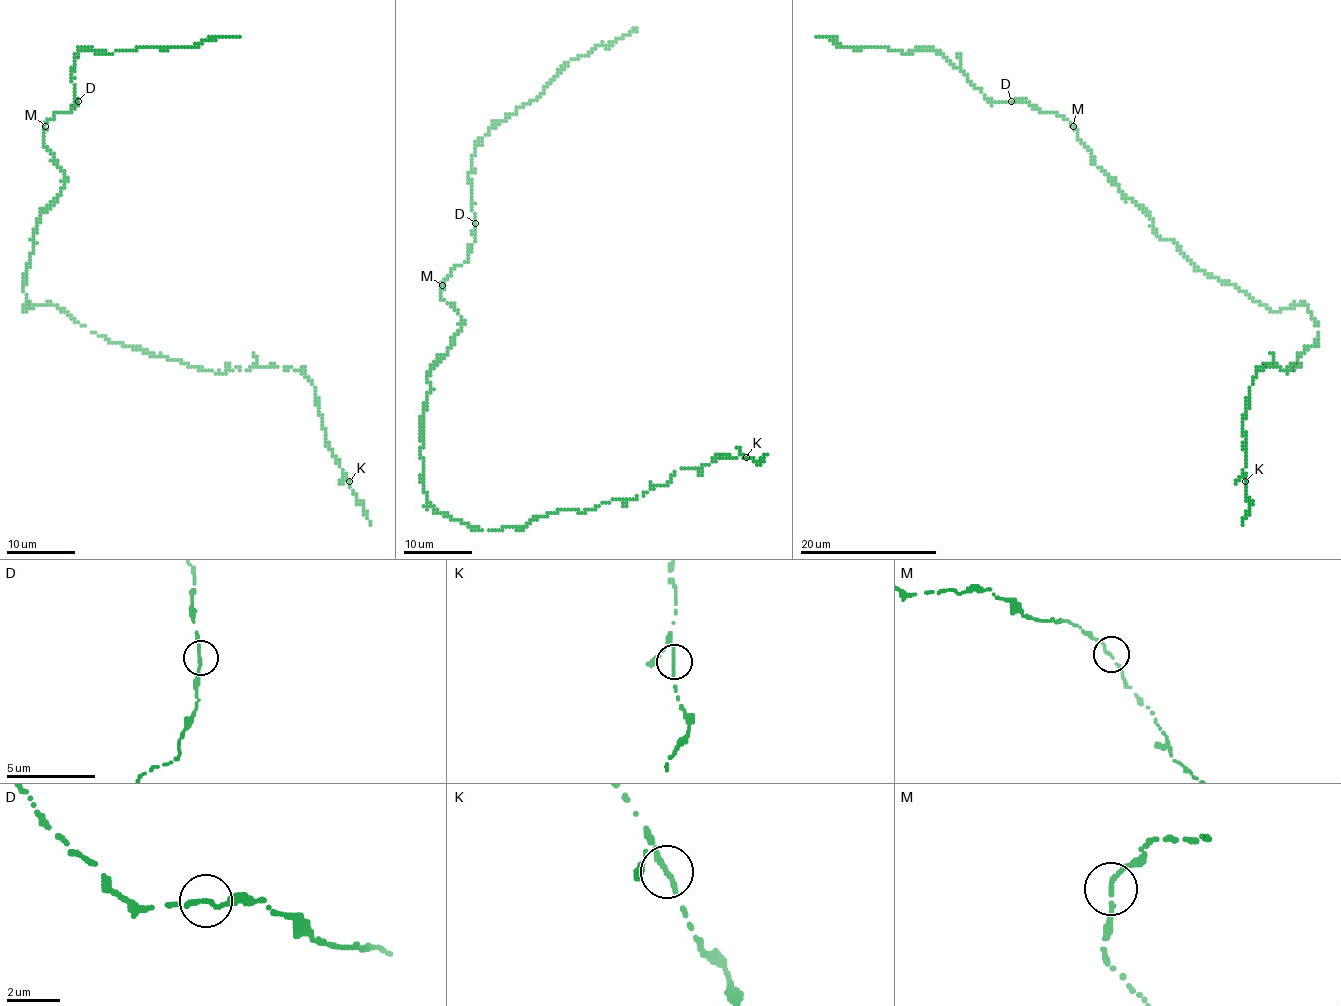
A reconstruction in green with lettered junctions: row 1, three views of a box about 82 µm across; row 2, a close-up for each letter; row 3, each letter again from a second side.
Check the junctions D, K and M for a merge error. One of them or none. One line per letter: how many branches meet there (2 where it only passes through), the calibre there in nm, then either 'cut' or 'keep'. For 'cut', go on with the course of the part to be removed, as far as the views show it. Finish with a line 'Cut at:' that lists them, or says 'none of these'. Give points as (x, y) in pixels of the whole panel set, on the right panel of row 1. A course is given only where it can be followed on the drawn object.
D: 2 | 170 nm | keep
K: 2 | 170 nm | keep
M: 2 | 170 nm | keep
Cut at: none of these

